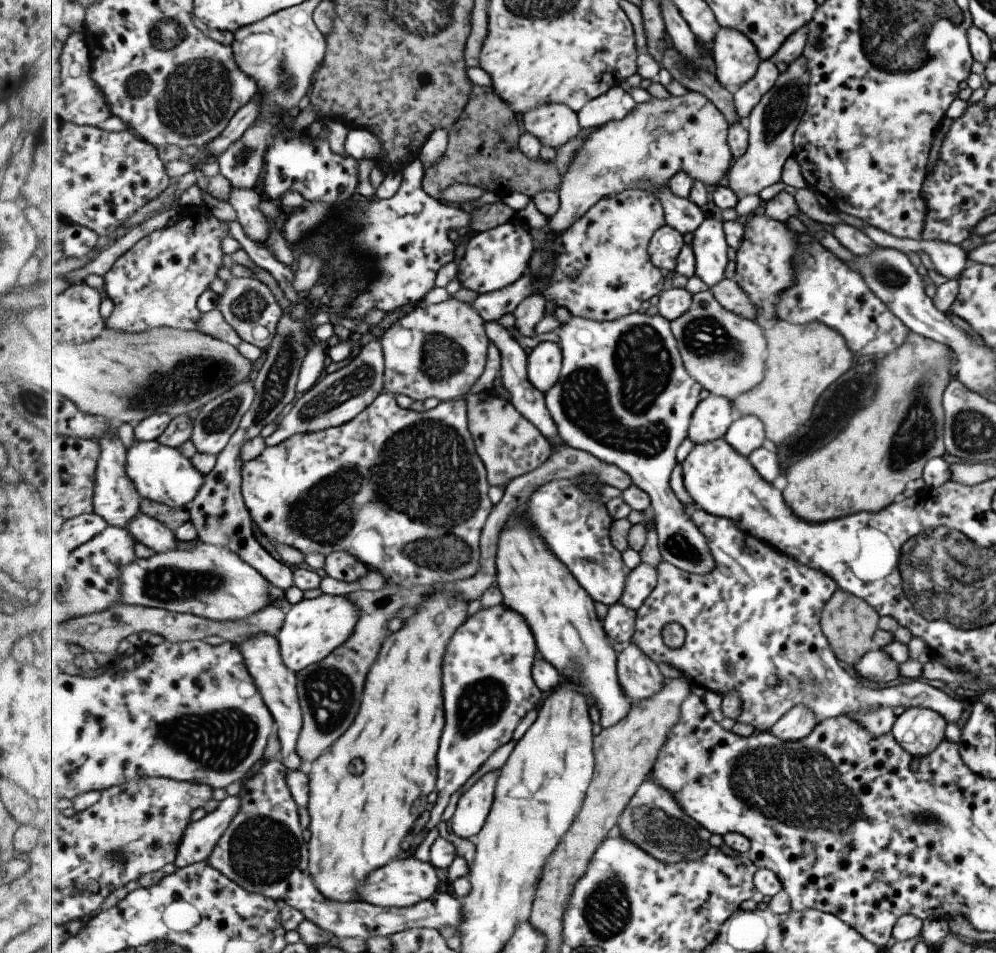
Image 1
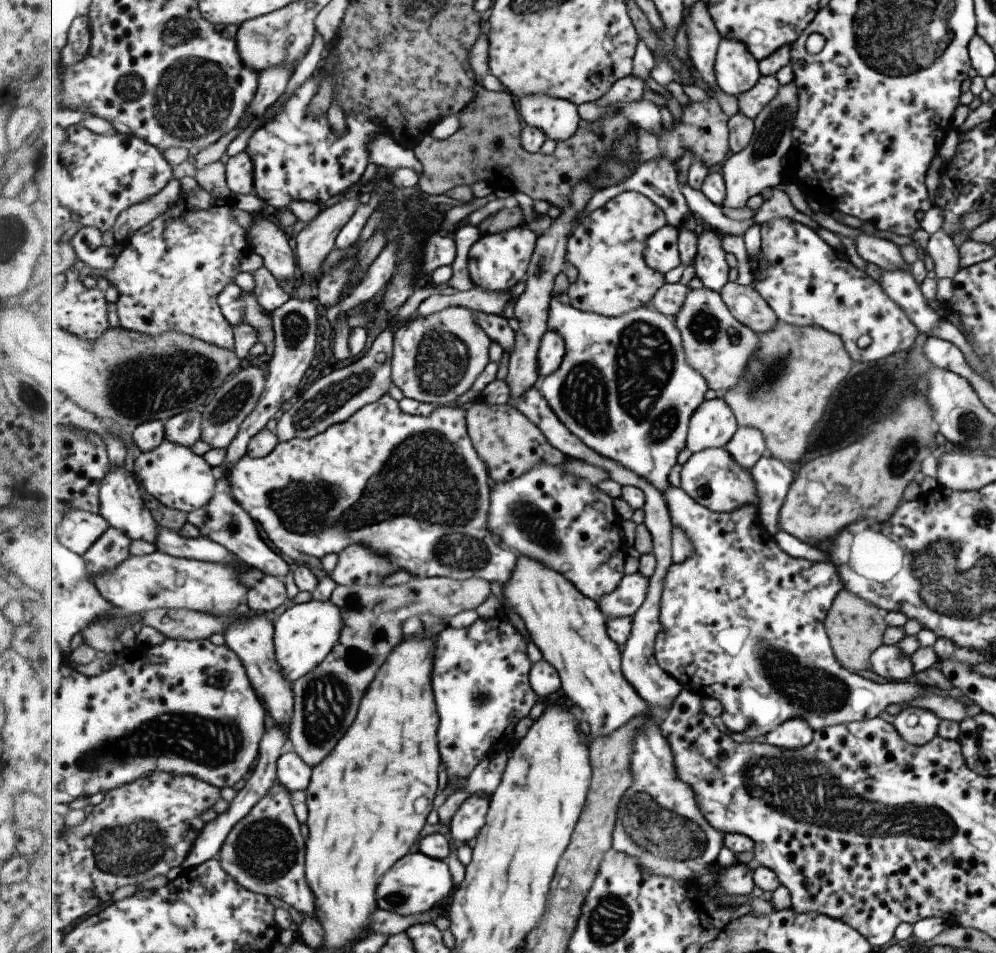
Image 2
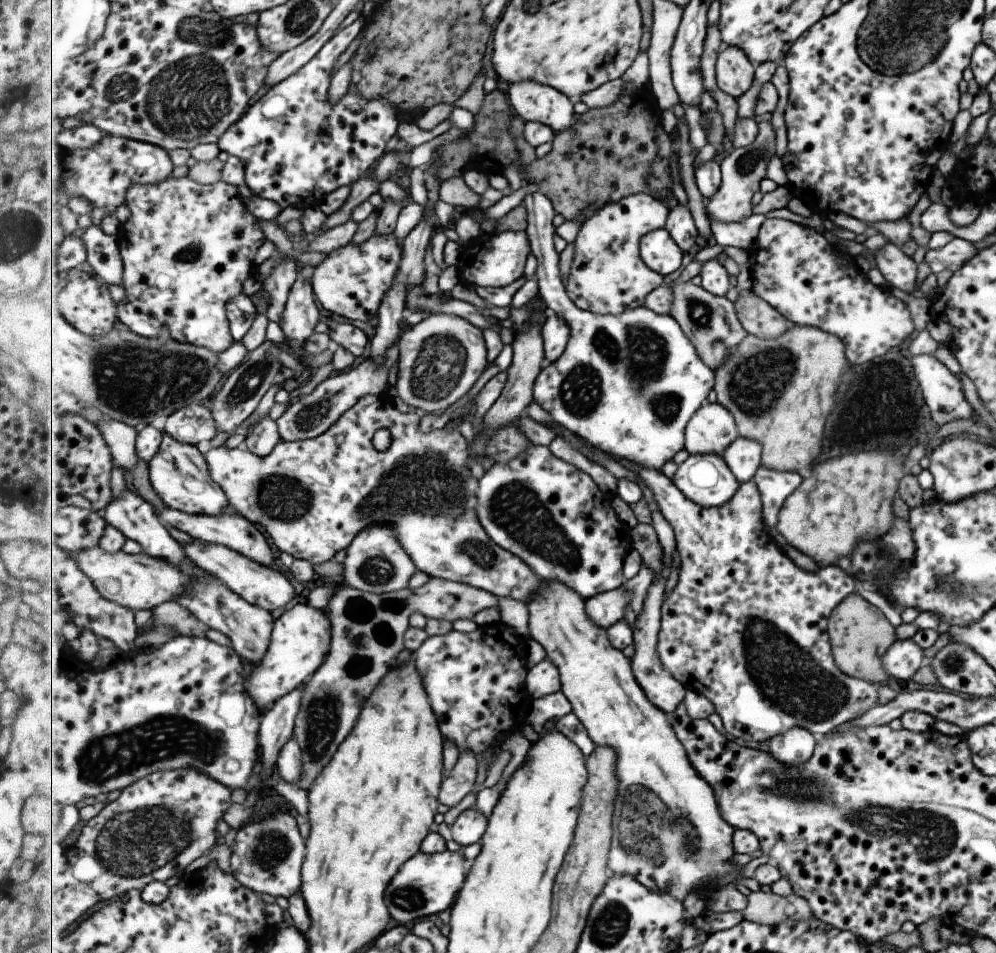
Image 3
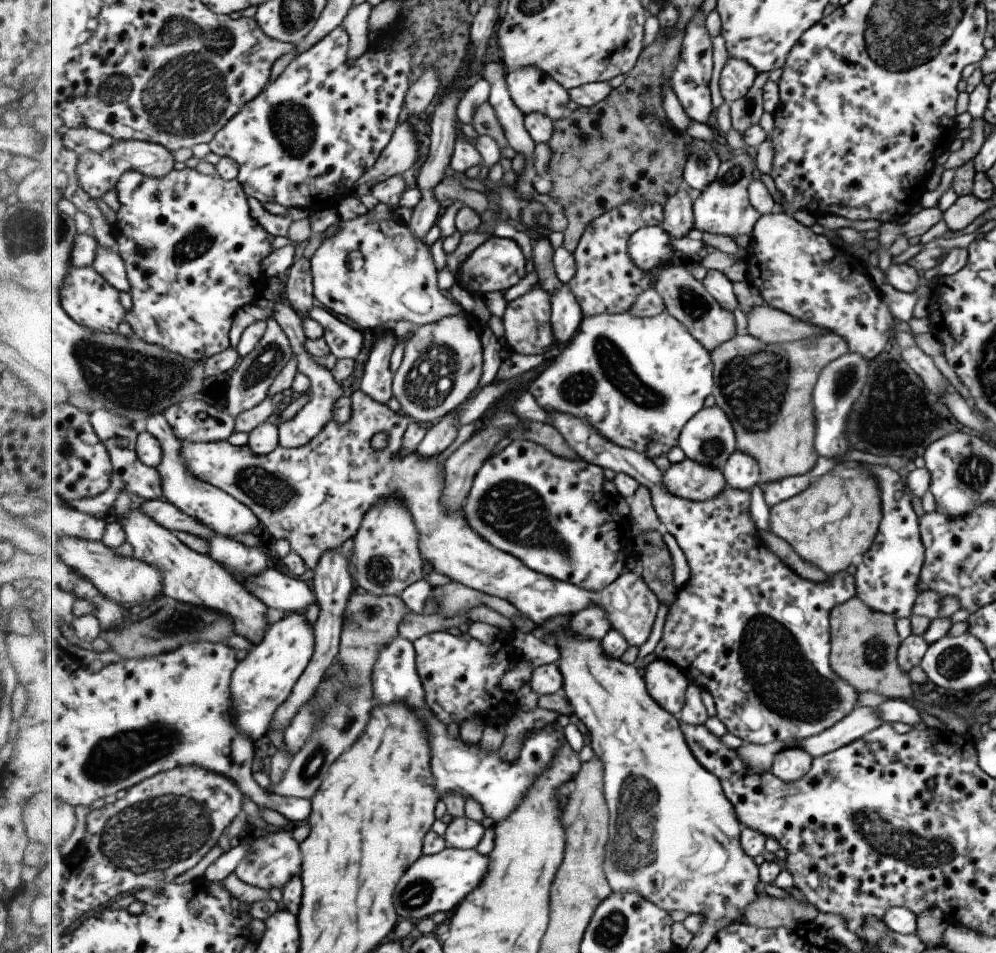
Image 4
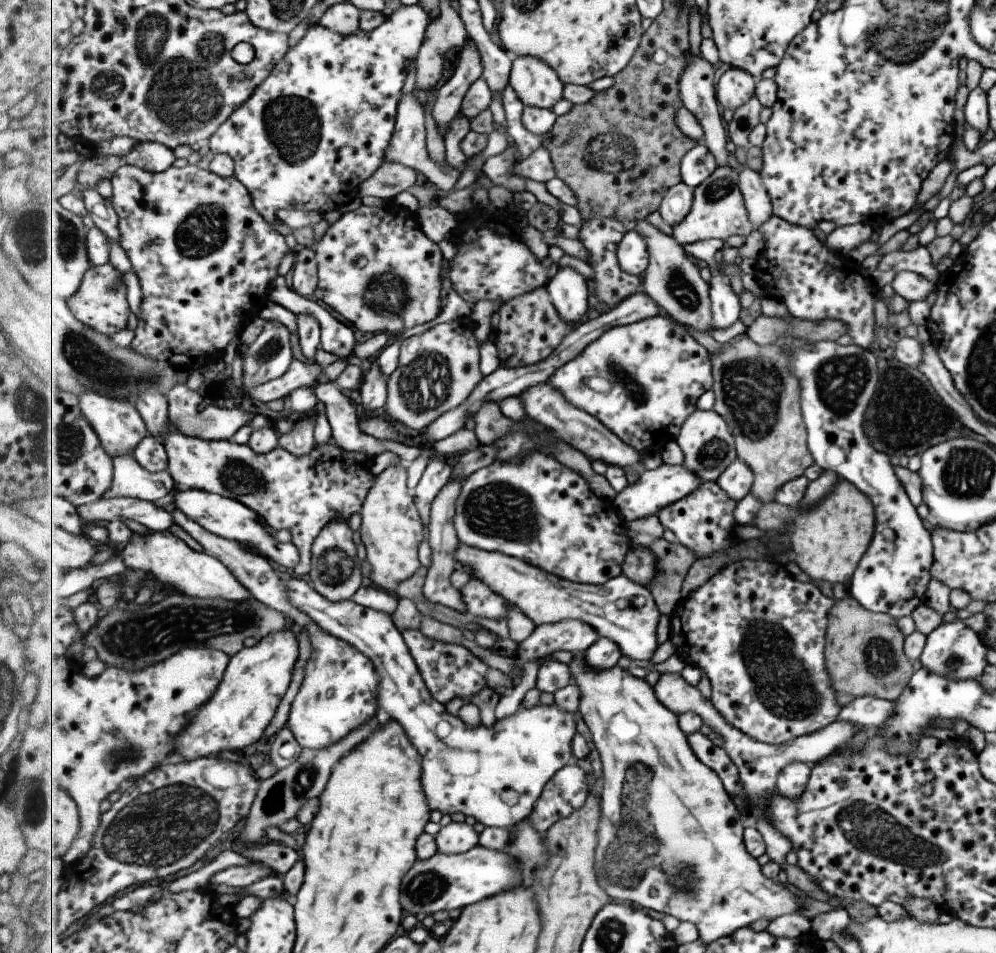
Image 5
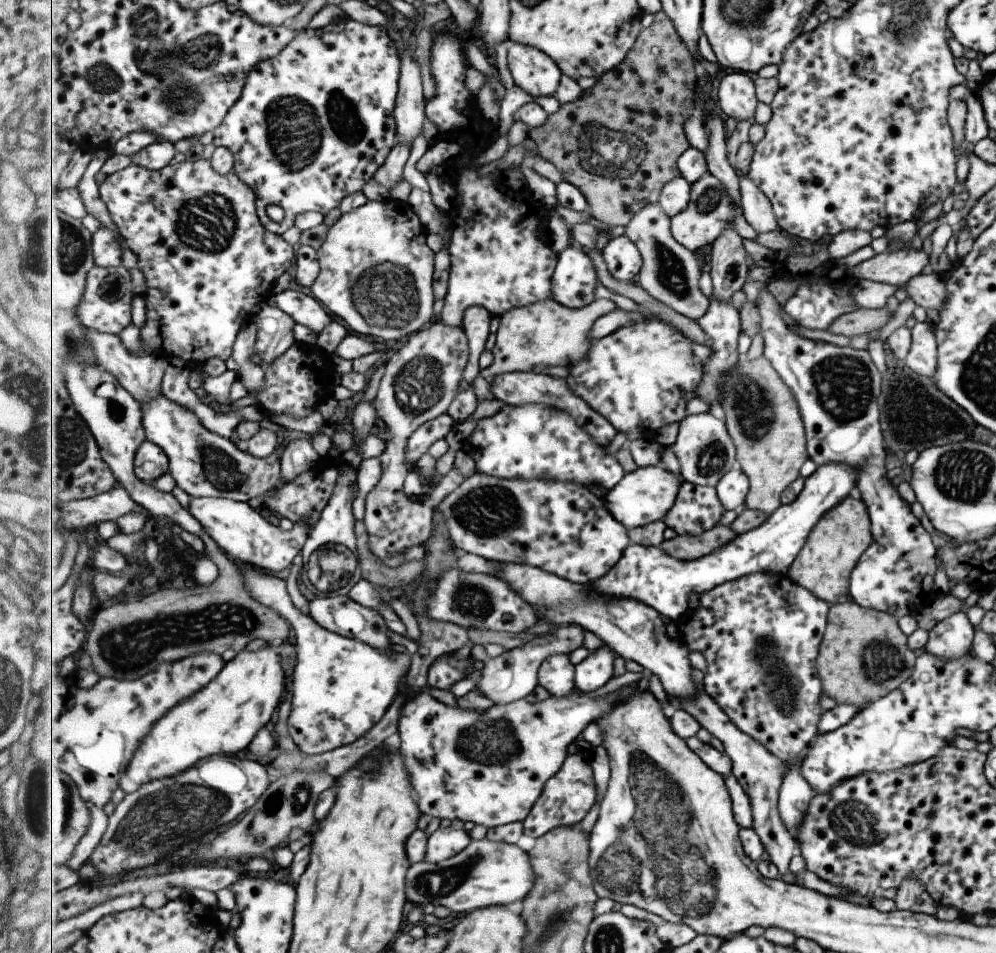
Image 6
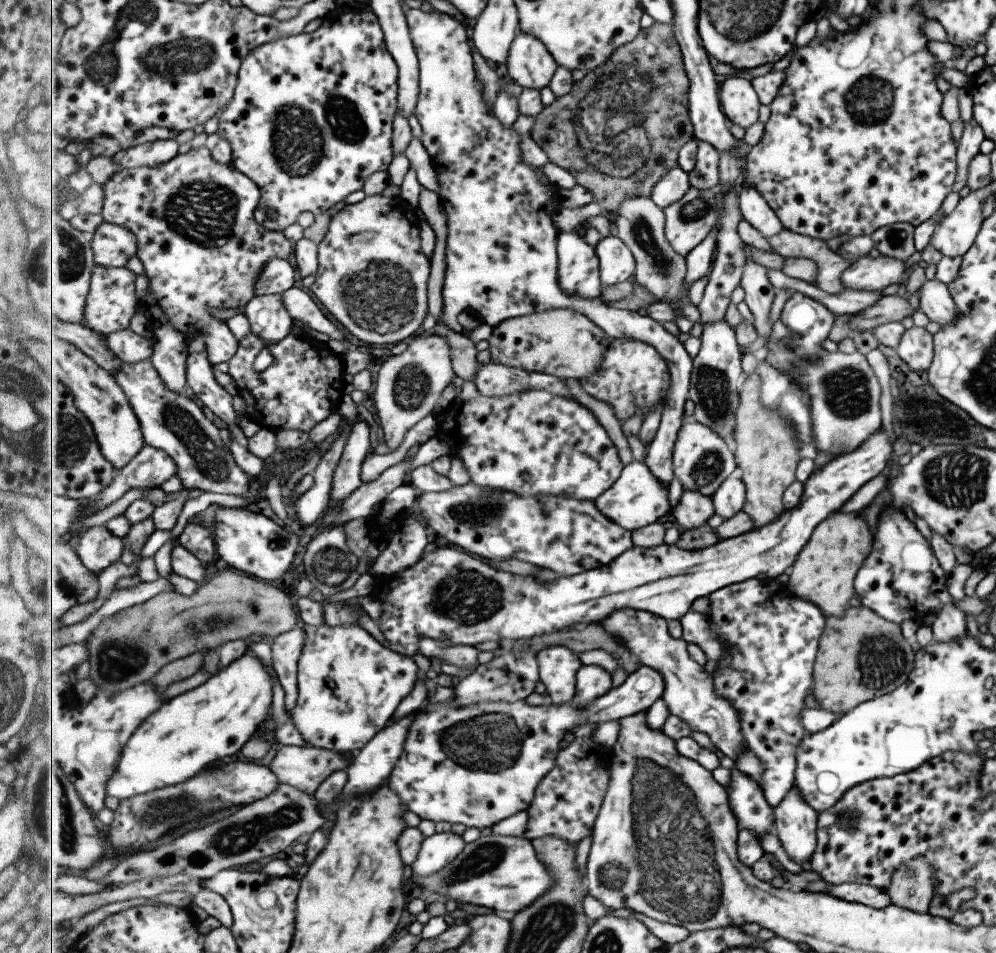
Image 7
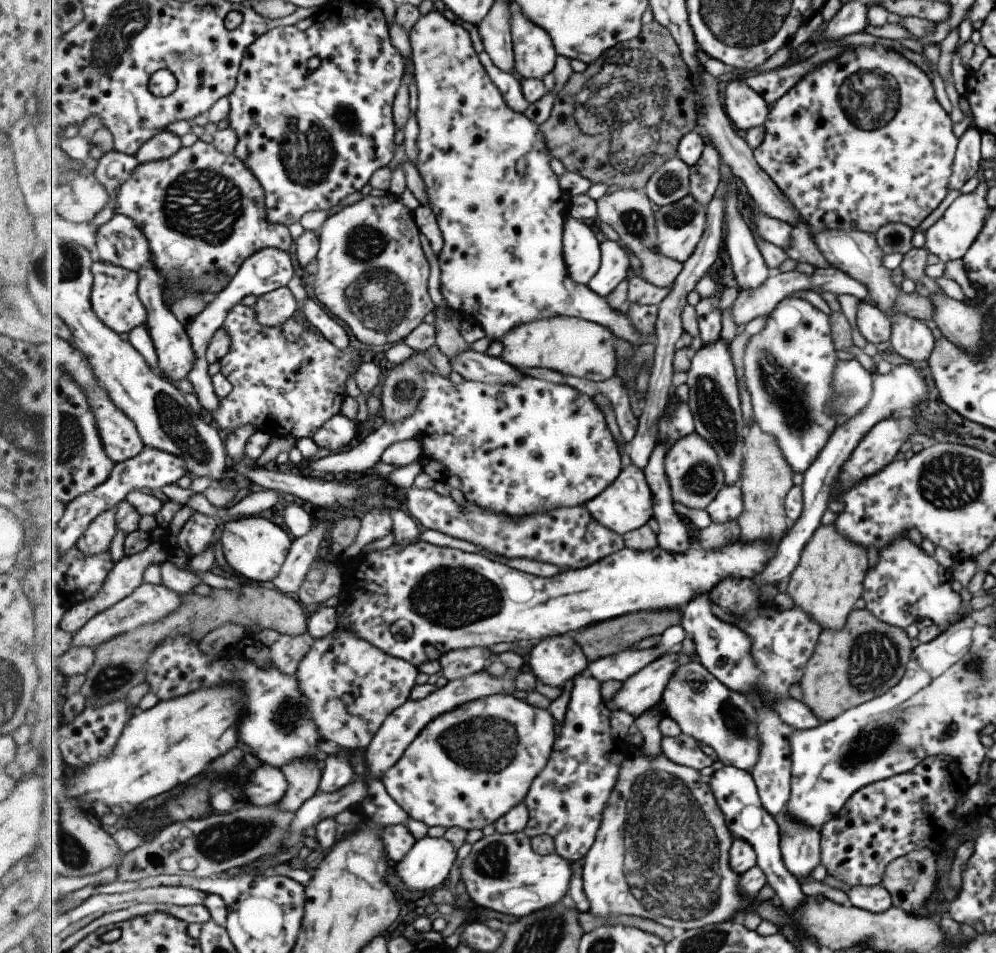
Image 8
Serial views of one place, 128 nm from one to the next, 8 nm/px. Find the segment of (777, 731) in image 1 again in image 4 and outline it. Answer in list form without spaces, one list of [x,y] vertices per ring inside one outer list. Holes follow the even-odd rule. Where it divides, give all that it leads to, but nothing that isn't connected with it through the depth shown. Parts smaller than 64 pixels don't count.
[[[795,744],[775,756],[772,772],[777,778],[793,784],[809,774],[811,760],[809,752],[803,752],[803,748]]]

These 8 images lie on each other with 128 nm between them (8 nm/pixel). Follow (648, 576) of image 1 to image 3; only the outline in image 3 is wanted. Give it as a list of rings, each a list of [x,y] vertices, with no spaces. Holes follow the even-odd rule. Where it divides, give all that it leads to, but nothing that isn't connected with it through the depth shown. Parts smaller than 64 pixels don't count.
[[[621,586],[613,591],[587,599],[588,616],[597,626],[608,630],[611,626],[615,626],[617,622],[624,619],[627,606],[631,602],[633,602],[631,590]]]

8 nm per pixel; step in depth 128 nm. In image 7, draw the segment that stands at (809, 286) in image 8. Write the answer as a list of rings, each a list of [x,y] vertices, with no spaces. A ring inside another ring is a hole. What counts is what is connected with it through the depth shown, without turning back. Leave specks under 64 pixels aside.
[[[867,254],[855,259],[841,274],[840,279],[847,288],[881,291],[889,284],[905,286],[909,277],[910,270],[903,261],[881,254],[872,258]]]

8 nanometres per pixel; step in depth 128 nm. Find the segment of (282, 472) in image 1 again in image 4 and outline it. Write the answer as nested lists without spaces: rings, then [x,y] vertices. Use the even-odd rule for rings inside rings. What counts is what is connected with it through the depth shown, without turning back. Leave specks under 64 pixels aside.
[[[361,387],[354,391],[351,399],[351,420],[345,424],[329,420],[325,429],[307,446],[279,446],[272,454],[261,456],[253,453],[248,445],[236,446],[228,441],[183,441],[183,462],[197,480],[225,490],[251,508],[269,540],[287,540],[290,549],[304,559],[308,569],[315,570],[325,552],[340,548],[349,538],[354,539],[369,510],[383,496],[397,494],[405,506],[411,508],[415,524],[419,526],[422,557],[430,561],[434,571],[468,588],[511,602],[539,627],[555,616],[572,618],[595,604],[607,612],[611,628],[621,632],[630,647],[639,648],[649,640],[661,603],[640,571],[627,571],[601,591],[591,591],[533,571],[513,554],[483,540],[469,526],[463,509],[451,512],[441,502],[447,472],[439,455],[427,460],[417,451],[401,456],[403,436],[410,426],[408,416],[373,400]],[[379,432],[386,434],[387,446],[374,450],[371,438]]]

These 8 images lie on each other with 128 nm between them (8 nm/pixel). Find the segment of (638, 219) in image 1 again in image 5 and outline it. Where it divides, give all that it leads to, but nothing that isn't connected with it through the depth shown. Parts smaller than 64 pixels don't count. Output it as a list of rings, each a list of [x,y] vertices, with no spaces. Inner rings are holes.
[[[613,217],[591,219],[590,221],[585,221],[581,226],[579,240],[589,251],[588,263],[594,270],[593,276],[587,279],[590,296],[589,304],[593,310],[610,311],[641,290],[643,277],[627,272],[620,265],[620,260],[618,259],[620,242],[627,234],[627,228],[623,226],[623,223]]]

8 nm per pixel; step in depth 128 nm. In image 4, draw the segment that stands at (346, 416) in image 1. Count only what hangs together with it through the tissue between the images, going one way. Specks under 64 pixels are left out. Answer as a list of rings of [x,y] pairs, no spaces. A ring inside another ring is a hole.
[[[277,302],[276,305],[273,305],[273,308],[275,312],[273,317],[281,324],[283,332],[285,332],[289,338],[295,359],[297,360],[298,372],[305,374],[311,383],[309,389],[311,394],[308,403],[291,418],[291,420],[279,424],[280,446],[285,448],[301,448],[307,446],[313,438],[316,438],[325,429],[329,420],[333,418],[333,406],[335,406],[335,402],[343,396],[343,386],[334,378],[332,371],[317,364],[313,359],[315,356],[307,352],[307,348],[305,348],[307,338],[303,321],[301,316],[292,308],[291,304],[287,304],[287,302]]]

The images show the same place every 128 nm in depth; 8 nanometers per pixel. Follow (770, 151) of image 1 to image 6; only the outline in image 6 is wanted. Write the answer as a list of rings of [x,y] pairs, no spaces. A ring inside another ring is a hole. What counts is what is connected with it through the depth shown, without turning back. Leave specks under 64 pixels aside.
[[[711,173],[701,177],[692,185],[689,206],[672,218],[673,236],[676,237],[677,242],[685,245],[693,252],[699,252],[700,248],[715,243],[722,235],[722,232],[725,232],[731,226],[745,240],[756,240],[758,232],[745,218],[745,215],[742,213],[742,207],[736,208],[732,203],[727,185]]]

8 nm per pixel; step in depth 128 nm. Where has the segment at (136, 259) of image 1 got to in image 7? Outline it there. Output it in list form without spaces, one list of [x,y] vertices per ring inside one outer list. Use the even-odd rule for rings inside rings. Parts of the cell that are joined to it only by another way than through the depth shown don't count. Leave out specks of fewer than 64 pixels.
[[[202,146],[177,155],[158,167],[119,170],[103,188],[103,220],[128,228],[139,241],[140,250],[136,255],[143,261],[146,275],[137,275],[138,296],[142,299],[150,288],[150,294],[158,301],[172,325],[186,334],[189,342],[191,336],[203,335],[212,364],[229,364],[240,348],[240,340],[228,321],[213,316],[211,308],[245,308],[257,296],[256,286],[265,265],[274,258],[287,260],[295,251],[295,244],[287,240],[285,234],[266,229],[256,219],[263,196],[260,186],[232,162],[217,162],[212,150]]]

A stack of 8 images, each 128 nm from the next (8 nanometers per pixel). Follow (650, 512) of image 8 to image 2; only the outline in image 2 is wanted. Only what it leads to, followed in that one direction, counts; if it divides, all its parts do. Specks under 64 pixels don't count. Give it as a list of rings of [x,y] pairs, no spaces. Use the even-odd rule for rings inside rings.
[[[725,447],[709,448],[692,454],[683,465],[681,488],[685,490],[698,504],[714,512],[727,513],[745,507],[745,504],[758,506],[759,494],[752,472],[737,464]]]

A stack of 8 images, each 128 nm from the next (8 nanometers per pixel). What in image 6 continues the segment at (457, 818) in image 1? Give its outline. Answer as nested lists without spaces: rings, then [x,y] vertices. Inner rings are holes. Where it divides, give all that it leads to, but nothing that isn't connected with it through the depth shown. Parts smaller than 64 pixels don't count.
[[[452,825],[444,828],[439,827],[428,837],[427,858],[425,861],[440,863],[453,858],[463,852],[473,841],[469,832],[463,828]]]

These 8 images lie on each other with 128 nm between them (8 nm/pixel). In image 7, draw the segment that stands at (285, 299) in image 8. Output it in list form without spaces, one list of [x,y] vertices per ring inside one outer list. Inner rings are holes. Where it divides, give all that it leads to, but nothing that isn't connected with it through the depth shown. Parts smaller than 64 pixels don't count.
[[[257,295],[246,304],[244,313],[250,320],[252,332],[274,345],[285,340],[294,329],[295,322],[288,313],[281,295]]]

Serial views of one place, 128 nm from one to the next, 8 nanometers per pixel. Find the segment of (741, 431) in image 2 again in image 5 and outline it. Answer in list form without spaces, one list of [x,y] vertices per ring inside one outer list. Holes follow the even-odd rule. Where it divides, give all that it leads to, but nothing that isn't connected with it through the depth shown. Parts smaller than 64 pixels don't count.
[[[738,456],[725,469],[725,472],[721,473],[717,482],[733,500],[739,502],[739,500],[743,500],[747,494],[752,492],[754,472],[750,464]]]

